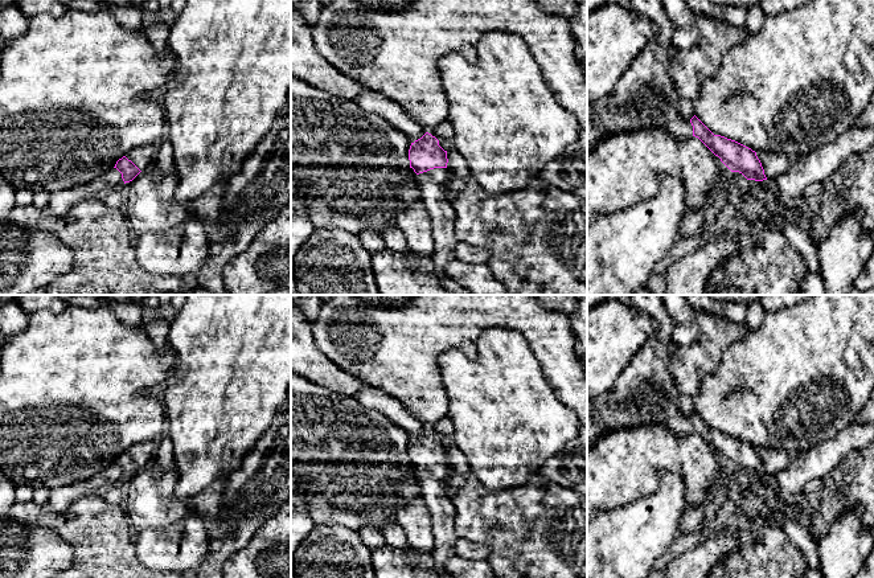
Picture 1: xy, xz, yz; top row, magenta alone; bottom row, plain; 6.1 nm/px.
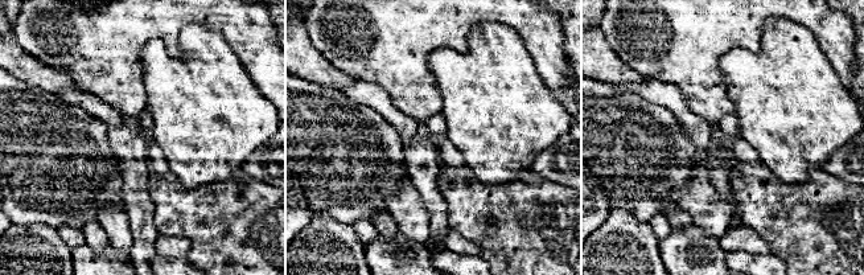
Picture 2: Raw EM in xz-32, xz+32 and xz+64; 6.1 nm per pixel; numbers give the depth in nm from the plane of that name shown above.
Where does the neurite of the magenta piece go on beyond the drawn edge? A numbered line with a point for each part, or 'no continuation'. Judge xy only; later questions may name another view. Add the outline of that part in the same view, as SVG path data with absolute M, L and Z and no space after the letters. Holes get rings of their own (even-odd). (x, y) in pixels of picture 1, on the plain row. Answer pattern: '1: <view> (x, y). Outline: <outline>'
1: xy (143, 453). Outline: M149 440L132 446L126 451L140 467L151 464L157 448L157 442Z

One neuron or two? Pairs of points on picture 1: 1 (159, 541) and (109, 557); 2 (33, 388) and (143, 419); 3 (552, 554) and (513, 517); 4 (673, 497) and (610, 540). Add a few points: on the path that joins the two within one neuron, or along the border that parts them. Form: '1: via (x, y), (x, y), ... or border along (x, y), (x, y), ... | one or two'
1: border along (135, 532), (135, 554), (144, 564) | two
2: via (61, 388), (68, 388), (95, 405), (115, 410) | one
3: via (542, 545), (522, 527) | one
4: via (657, 513), (651, 520), (645, 520), (626, 540) | one

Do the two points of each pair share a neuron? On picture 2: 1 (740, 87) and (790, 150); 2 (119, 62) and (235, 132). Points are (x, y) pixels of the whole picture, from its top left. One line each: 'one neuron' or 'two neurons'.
1: one neuron
2: two neurons

